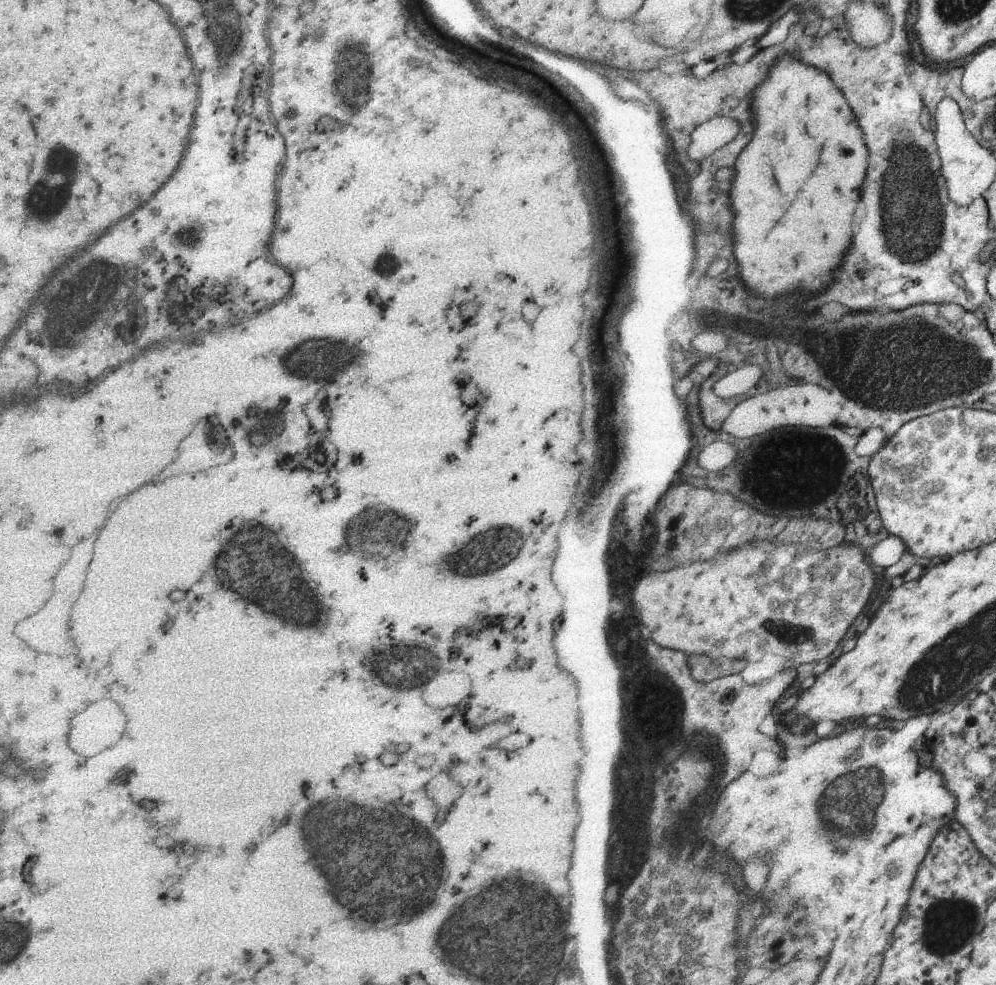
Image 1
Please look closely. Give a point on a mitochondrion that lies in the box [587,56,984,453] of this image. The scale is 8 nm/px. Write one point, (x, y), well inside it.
(899, 249)

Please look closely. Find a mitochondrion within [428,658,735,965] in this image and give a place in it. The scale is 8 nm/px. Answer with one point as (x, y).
(546, 897)

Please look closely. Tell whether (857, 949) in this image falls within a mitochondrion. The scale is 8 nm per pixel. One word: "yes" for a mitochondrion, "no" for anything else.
no

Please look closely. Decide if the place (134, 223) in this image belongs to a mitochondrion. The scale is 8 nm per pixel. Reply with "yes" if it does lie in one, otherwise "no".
no

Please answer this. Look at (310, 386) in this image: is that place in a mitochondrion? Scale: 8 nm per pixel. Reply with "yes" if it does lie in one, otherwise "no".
yes

